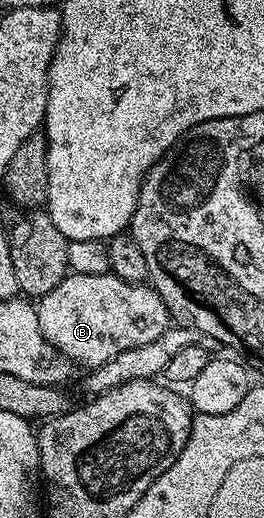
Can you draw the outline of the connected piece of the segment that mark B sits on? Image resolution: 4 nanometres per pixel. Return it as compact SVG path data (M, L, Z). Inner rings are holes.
M68 274L47 296L37 301L36 307L40 330L46 341L75 365L83 364L86 370L99 368L104 362L116 358L116 354L132 350L132 346L148 346L148 342L156 342L156 338L160 338L160 334L172 324L166 303L153 287L145 283L129 284L113 274Z

